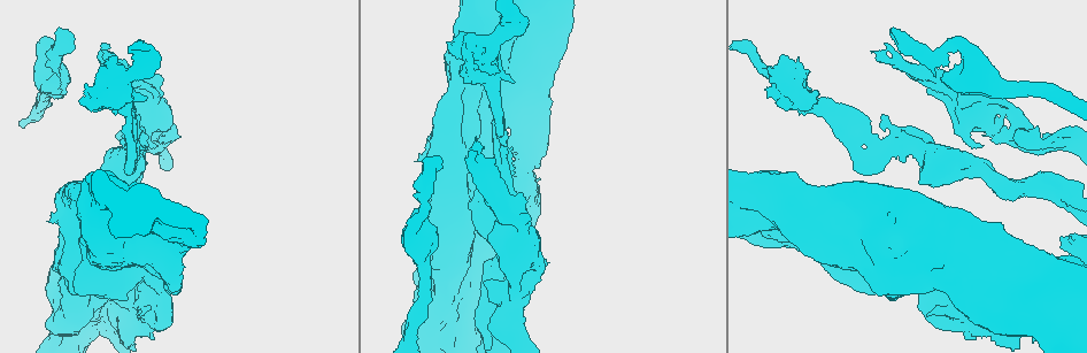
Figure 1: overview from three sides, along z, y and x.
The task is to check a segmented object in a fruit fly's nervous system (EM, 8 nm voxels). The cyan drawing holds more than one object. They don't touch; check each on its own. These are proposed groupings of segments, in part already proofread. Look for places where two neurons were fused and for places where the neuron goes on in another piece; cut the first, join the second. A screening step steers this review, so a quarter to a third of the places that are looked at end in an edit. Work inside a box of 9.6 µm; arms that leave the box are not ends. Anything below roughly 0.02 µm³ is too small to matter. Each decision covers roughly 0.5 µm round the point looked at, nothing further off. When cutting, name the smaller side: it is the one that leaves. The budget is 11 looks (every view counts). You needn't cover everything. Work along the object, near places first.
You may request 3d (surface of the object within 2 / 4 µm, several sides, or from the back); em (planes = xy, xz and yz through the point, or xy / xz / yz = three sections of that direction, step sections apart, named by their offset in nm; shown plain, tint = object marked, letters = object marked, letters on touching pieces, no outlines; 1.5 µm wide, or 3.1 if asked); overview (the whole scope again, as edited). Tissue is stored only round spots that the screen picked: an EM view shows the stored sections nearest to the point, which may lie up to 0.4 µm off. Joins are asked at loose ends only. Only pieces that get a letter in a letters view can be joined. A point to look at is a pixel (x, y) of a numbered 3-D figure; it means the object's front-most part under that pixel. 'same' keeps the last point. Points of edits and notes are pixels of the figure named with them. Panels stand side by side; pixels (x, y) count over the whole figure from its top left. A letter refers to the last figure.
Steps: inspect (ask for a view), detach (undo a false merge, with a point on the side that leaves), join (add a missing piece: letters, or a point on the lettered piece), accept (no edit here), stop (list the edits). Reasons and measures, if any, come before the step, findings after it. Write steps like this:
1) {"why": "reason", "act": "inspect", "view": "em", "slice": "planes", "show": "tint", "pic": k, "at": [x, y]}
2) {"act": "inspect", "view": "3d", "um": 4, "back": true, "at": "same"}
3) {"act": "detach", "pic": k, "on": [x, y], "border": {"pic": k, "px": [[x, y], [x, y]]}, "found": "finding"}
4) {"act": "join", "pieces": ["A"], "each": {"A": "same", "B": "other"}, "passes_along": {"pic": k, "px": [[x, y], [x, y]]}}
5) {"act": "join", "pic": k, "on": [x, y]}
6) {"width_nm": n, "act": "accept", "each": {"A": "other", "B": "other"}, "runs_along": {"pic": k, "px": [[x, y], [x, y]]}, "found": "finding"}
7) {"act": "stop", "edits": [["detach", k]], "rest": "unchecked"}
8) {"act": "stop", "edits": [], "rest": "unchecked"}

{"act": "inspect", "view": "em", "slice": "planes", "show": "letters", "pic": 1, "at": [1033, 143]}

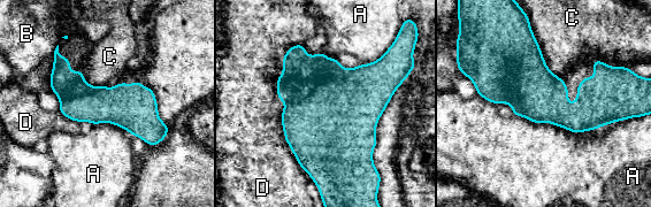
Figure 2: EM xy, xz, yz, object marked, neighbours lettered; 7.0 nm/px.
{"act": "accept", "each": {"A": "other", "B": "other", "C": "other", "D": "other"}, "border": {"pic": 2, "px": [[531, 31], [545, 64], [559, 77]]}, "found": "one neuron here"}

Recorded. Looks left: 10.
{"why": "thick end", "act": "inspect", "view": "3d", "um": 2, "pic": 1, "at": [156, 94]}

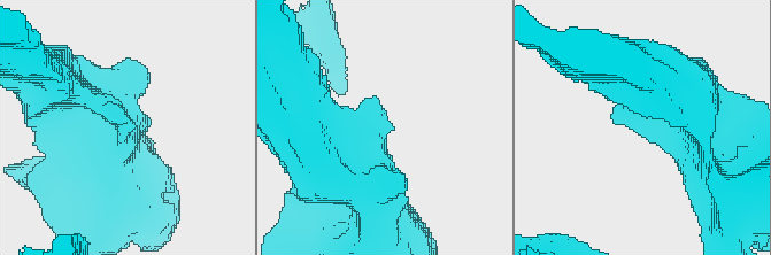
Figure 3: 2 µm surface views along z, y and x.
{"act": "inspect", "view": "em", "slice": "planes", "show": "letters", "pic": 3, "at": [387, 122]}

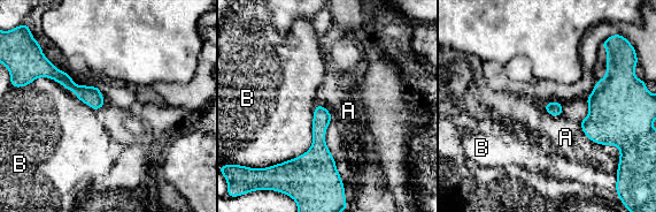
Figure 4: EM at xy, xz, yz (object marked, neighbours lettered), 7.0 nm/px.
{"longest_contact_nm": ["B", 550], "act": "accept", "each": {"A": "other", "B": "other"}, "found": "no lettered piece goes on from it"}

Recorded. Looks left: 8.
{"why": "free end", "act": "inspect", "view": "em", "slice": "planes", "show": "letters", "pic": 1, "at": [943, 76]}

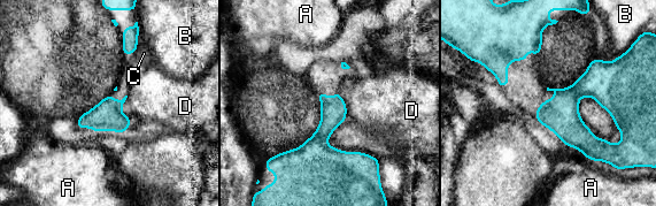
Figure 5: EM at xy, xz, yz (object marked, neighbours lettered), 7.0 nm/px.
{"width_nm": 190, "act": "accept", "each": {"A": "other", "B": "other", "C": "other", "D": "other"}, "border": {"pic": 5, "px": [[339, 92], [346, 106], [346, 120]]}, "found": "no lettered piece goes on from it"}

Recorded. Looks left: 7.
{"why": "sharp bend", "act": "inspect", "view": "em", "slice": "yz", "step": 8, "show": "tint", "pic": 1, "at": [130, 164]}

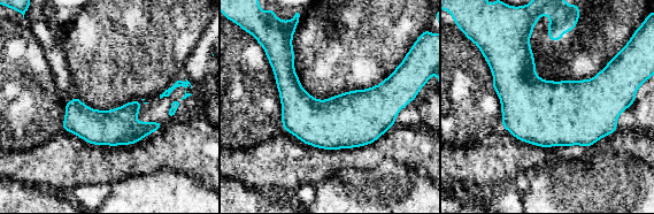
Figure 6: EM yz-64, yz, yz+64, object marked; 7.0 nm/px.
{"act": "inspect", "view": "em", "slice": "planes", "show": "letters", "at": "same"}

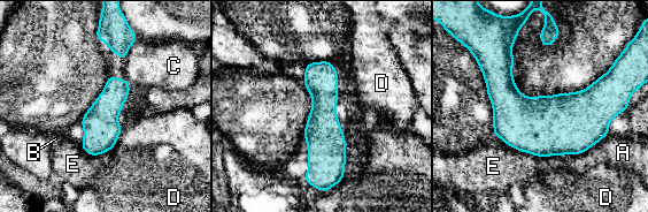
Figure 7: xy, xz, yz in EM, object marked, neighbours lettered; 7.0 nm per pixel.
{"width_nm": 240, "act": "accept", "each": {"A": "other", "B": "other", "C": "other", "D": "other", "E": "other"}, "border": {"pic": 7, "px": [[122, 131], [113, 148]]}, "found": "all the same neuron"}

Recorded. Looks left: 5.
{"act": "stop", "edits": [], "rest": "unchecked"}

